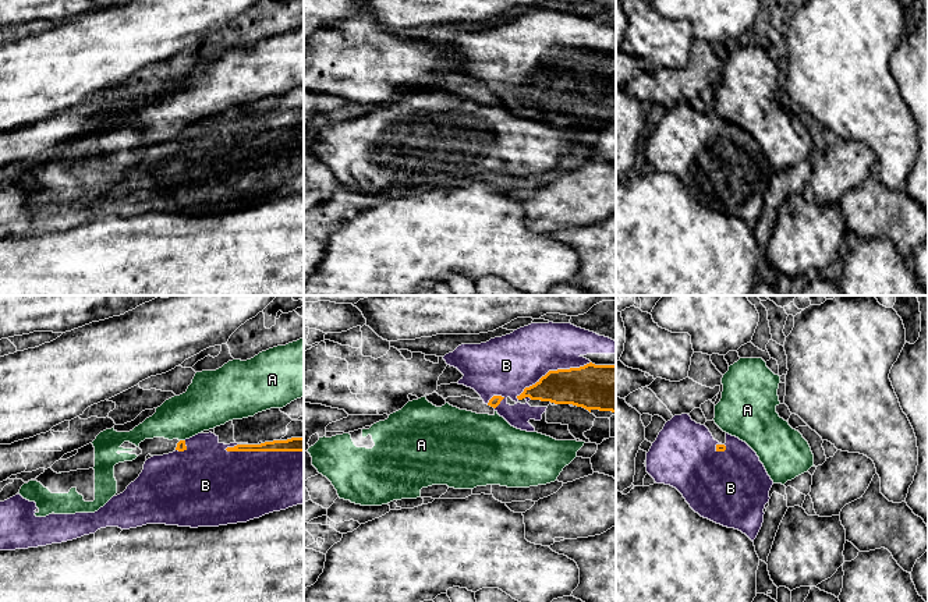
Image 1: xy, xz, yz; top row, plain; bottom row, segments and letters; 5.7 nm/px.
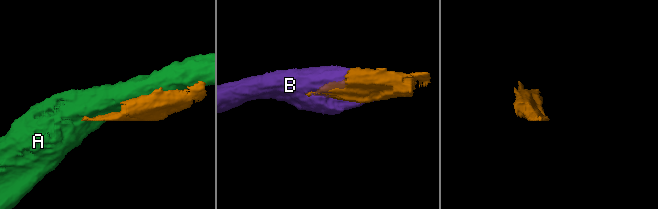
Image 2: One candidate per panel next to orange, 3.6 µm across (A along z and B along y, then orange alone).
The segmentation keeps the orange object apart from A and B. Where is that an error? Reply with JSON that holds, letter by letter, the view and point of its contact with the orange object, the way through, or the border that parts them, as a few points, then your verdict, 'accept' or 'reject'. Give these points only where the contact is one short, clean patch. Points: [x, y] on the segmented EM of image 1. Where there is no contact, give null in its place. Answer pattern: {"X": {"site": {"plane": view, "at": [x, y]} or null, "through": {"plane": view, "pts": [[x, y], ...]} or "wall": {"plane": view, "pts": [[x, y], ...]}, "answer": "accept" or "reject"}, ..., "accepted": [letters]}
{"A": {"site": {"plane": "xy", "at": [183, 441]}, "answer": "reject"}, "B": {"site": {"plane": "xy", "at": [264, 450]}, "answer": "accept"}, "accepted": ["B"]}

